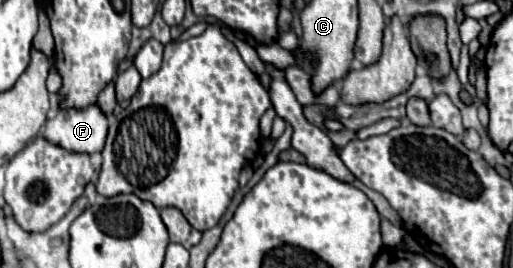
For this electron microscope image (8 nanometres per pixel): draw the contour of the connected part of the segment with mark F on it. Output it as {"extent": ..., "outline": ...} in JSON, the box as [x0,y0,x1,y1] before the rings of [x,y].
{"extent":[42,107,108,153],"outline":[[[100,107],[58,111],[52,121],[46,121],[42,137],[72,153],[96,153],[104,149],[108,119],[100,115]]]}

